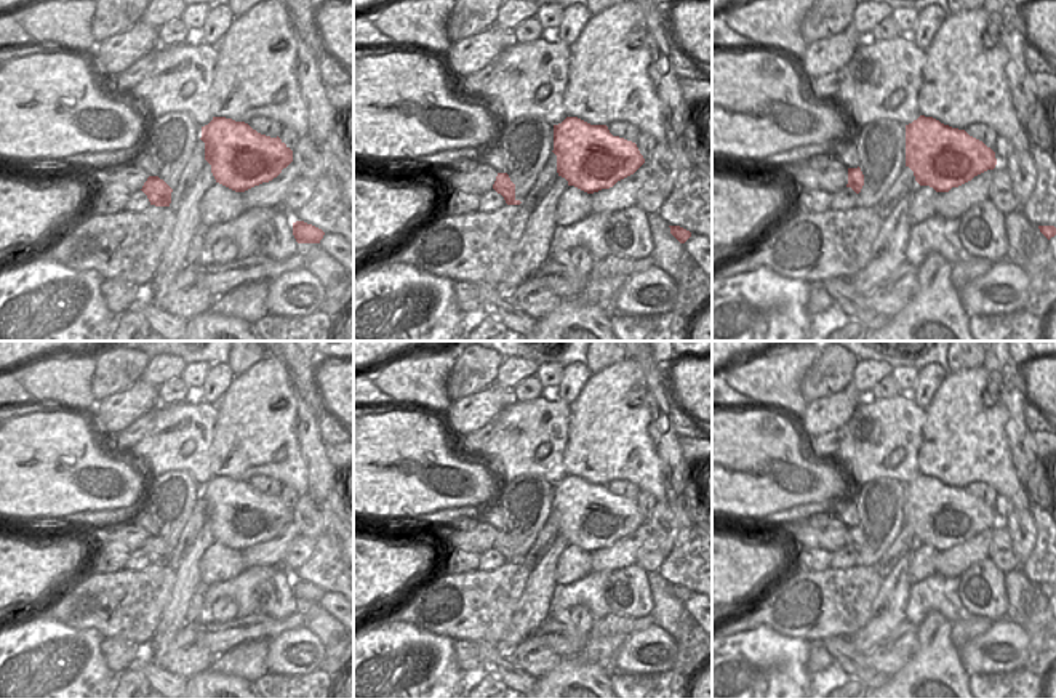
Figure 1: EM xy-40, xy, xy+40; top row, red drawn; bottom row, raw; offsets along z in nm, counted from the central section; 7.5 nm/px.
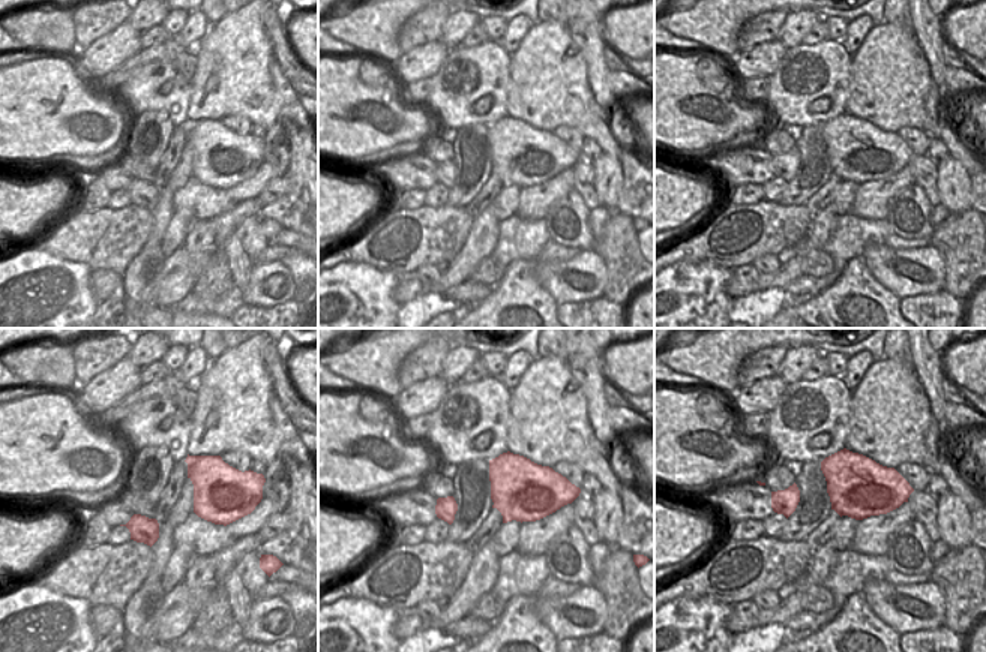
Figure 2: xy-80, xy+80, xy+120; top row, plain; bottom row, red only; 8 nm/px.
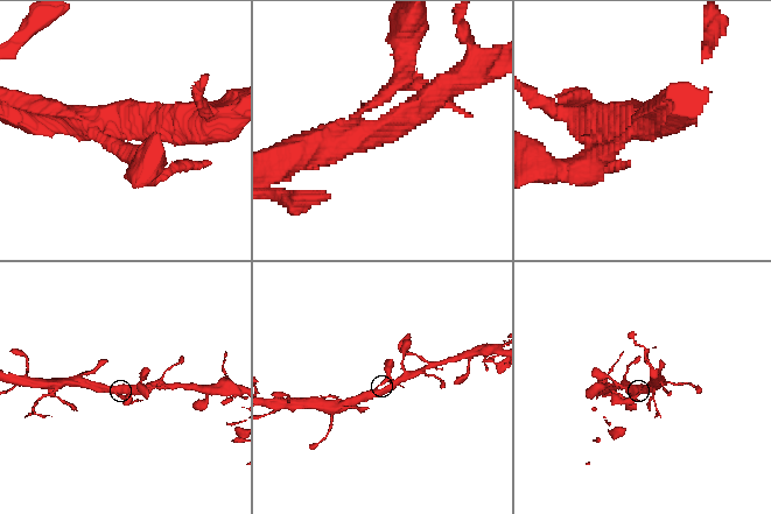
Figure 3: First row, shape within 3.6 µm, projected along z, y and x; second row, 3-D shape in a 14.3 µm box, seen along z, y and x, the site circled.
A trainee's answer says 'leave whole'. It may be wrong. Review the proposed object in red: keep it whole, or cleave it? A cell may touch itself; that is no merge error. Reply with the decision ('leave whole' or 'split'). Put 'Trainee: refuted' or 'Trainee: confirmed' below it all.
leave whole
Trainee: confirmed

